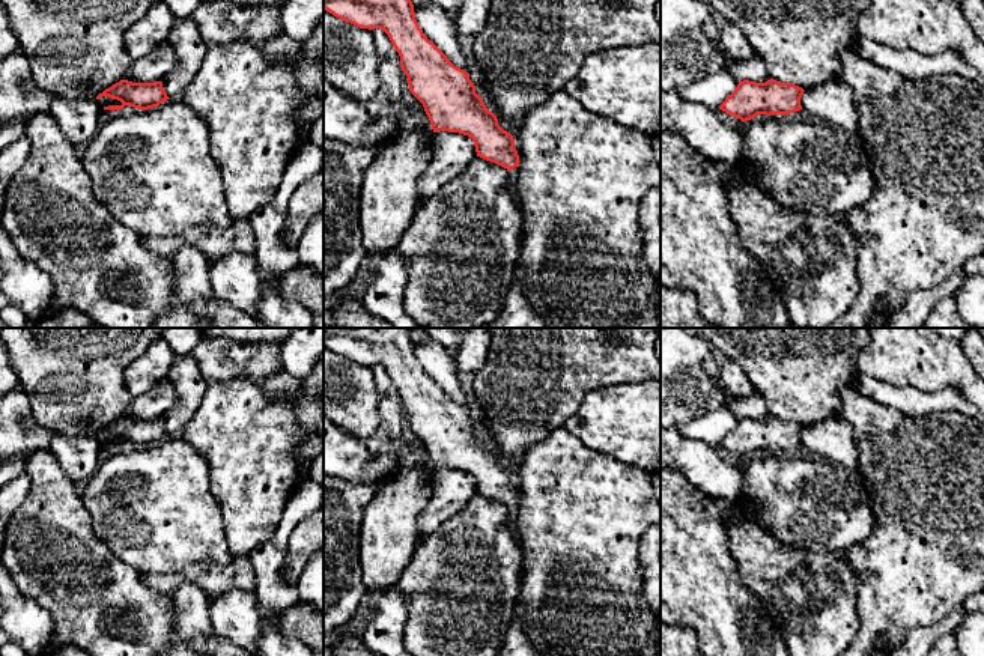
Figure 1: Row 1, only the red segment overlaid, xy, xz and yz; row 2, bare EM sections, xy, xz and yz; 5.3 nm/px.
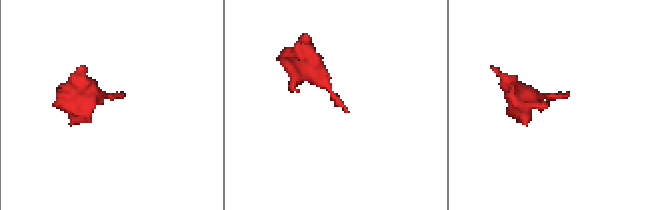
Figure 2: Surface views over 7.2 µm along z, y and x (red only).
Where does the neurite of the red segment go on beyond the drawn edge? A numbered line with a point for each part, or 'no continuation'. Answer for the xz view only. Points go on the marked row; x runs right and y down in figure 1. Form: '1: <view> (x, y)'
1: xz (512, 185)

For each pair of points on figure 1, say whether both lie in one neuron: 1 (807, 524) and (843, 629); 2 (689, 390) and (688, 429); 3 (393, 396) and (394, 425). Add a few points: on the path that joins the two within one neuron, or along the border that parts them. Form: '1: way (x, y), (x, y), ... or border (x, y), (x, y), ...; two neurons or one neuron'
1: border (781, 543), (810, 551), (843, 552); two neurons
2: border (721, 410), (703, 413), (676, 426); two neurons
3: way (393, 403), (393, 417); one neuron

